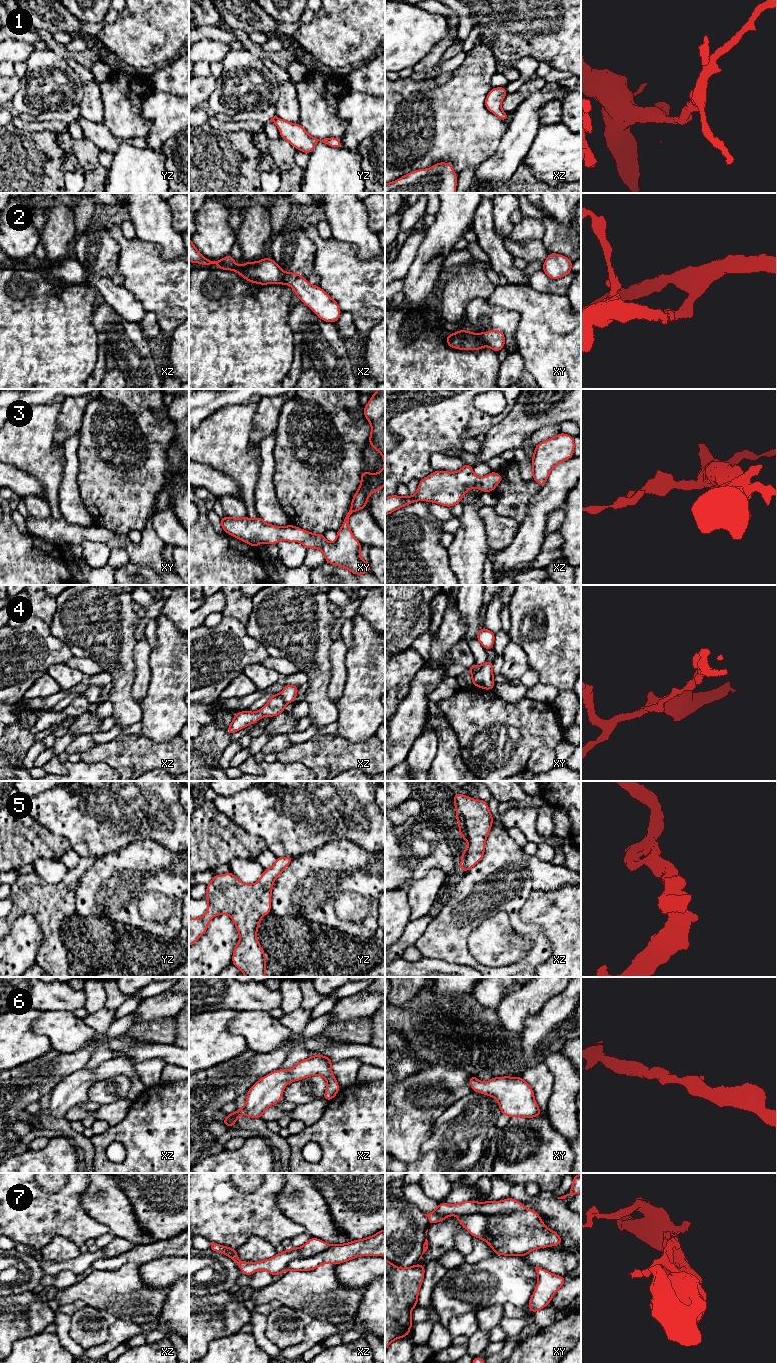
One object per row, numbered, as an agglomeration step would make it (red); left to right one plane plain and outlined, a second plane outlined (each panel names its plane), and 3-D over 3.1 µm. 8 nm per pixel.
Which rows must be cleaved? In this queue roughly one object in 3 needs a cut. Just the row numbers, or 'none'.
4

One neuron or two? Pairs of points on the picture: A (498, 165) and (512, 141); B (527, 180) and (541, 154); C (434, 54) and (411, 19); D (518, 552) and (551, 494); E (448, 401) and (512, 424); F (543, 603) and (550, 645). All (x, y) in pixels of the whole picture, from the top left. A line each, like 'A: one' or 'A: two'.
A: one
B: two
C: two
D: one
E: two
F: one

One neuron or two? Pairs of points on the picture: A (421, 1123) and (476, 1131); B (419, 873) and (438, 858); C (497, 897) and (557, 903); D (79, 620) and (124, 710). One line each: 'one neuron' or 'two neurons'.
A: two neurons
B: one neuron
C: two neurons
D: one neuron

